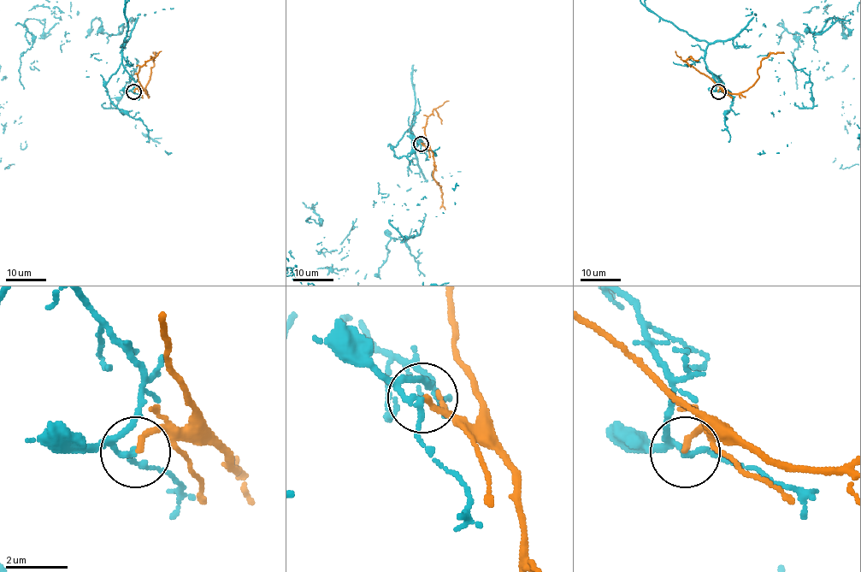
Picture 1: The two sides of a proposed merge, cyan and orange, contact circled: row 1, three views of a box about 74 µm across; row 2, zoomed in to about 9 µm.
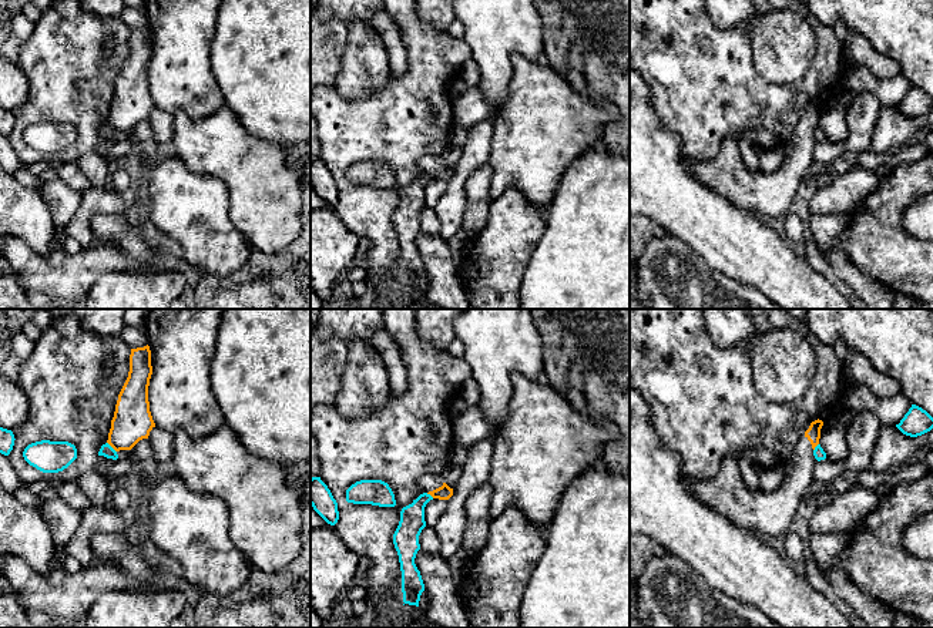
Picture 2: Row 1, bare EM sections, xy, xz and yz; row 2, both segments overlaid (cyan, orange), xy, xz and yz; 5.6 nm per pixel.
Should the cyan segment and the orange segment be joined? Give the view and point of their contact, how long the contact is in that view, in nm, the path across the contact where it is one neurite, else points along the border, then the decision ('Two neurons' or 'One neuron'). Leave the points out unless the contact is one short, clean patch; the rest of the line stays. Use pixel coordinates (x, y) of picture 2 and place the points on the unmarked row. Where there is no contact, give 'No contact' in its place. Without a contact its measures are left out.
Touches cyan at xy (111, 128). Shared border 80 nm. Boundary: xy (107, 123), (116, 133). Two neurons

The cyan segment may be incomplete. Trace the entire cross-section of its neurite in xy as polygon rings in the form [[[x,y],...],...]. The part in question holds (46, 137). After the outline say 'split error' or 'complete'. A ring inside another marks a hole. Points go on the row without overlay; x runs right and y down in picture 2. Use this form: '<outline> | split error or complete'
[[[41,121],[28,125],[24,141],[43,154],[58,154],[77,140],[77,130],[68,122]]] | complete

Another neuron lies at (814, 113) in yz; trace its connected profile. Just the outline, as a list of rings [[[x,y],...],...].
[[[822,101],[810,104],[796,124],[783,150],[782,164],[772,172],[751,172],[741,155],[741,144],[726,138],[718,154],[709,159],[687,155],[685,161],[697,179],[719,192],[736,208],[756,214],[765,221],[785,218],[793,208],[796,192],[803,187],[806,174],[815,168],[815,137]]]

